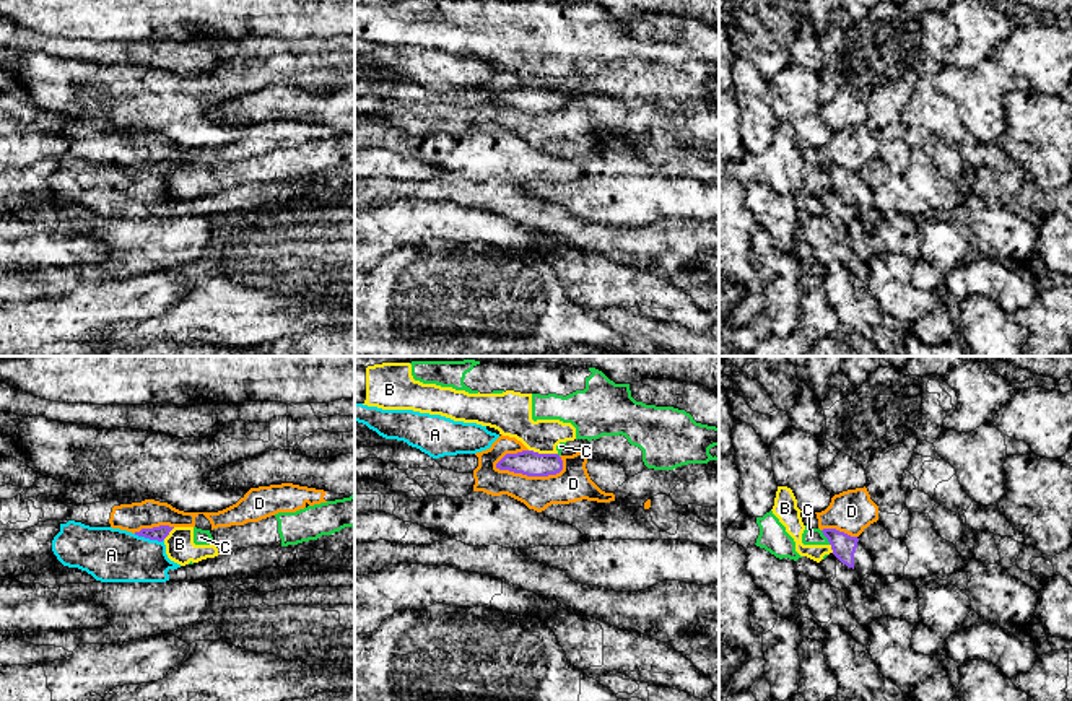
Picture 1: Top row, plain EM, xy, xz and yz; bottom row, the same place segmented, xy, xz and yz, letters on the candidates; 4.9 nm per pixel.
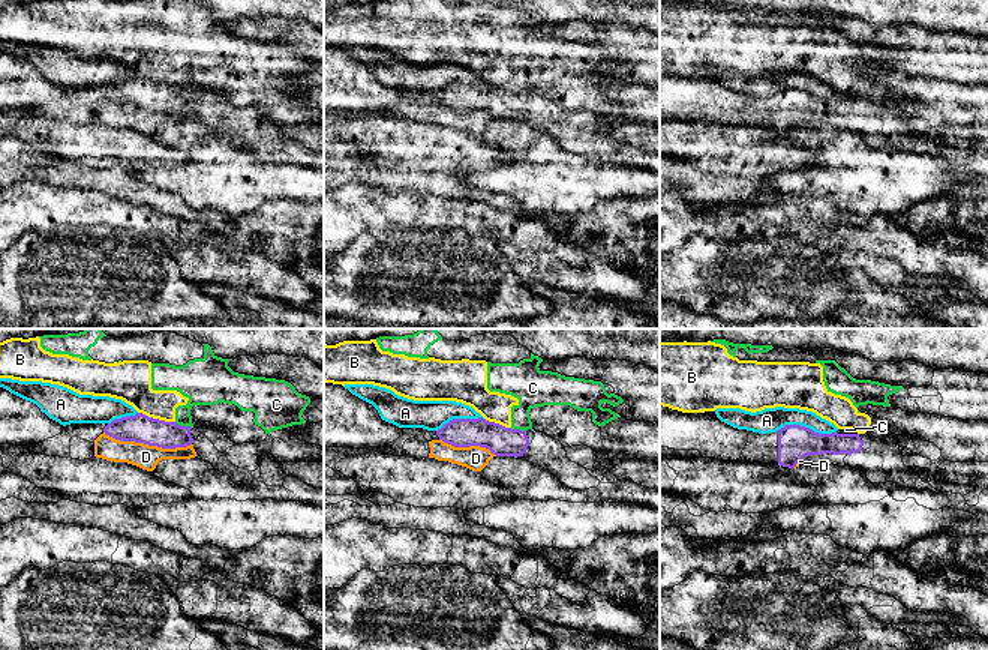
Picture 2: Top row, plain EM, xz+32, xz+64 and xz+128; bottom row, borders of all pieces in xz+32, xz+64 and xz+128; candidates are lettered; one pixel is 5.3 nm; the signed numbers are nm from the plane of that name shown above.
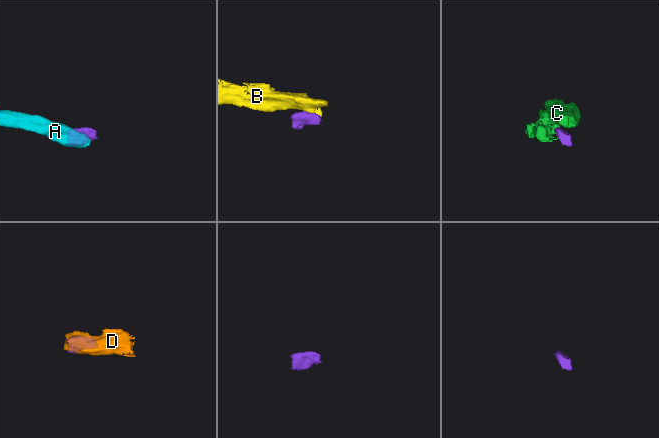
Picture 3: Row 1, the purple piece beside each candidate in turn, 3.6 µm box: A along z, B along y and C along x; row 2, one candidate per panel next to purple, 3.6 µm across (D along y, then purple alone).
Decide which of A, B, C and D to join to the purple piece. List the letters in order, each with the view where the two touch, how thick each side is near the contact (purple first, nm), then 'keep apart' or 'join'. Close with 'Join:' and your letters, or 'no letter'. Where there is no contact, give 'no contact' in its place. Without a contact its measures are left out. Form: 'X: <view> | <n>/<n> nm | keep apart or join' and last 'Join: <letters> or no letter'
A: xy | 70/280 nm | keep apart
B: xz | 130/200 nm | keep apart
C: yz | 120/80 nm | keep apart
D: xz | 130/180 nm | keep apart
Join: no letter

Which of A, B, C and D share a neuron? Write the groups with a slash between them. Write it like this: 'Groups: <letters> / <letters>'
Groups: A / B C / D

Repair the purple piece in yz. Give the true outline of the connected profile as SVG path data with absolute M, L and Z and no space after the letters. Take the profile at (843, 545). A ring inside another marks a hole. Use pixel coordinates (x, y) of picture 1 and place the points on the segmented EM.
M823 529L823 535L828 538L833 555L848 568L856 569L859 574L872 574L874 559L870 553L862 546L857 537L851 537L836 529Z

